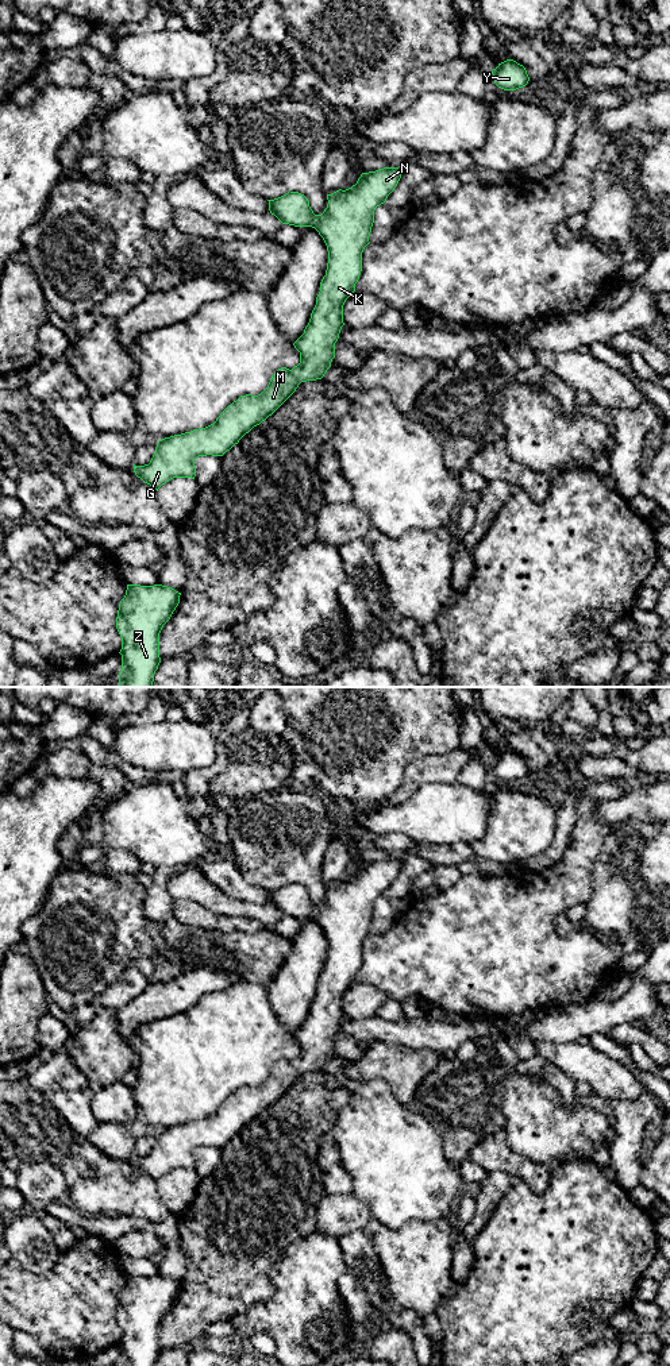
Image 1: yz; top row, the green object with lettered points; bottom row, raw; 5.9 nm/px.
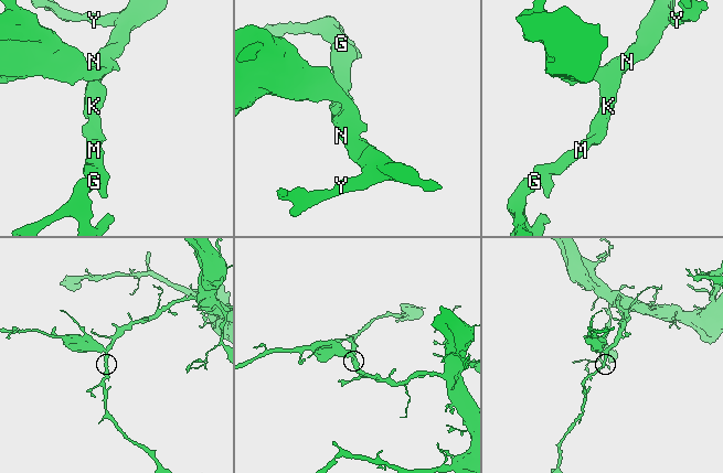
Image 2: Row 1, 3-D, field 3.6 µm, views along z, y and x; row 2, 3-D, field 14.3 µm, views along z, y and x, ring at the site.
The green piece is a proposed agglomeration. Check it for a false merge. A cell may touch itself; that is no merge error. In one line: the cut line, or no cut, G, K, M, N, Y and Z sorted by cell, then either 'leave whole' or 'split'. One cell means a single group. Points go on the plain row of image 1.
cut none; groups G K M N Y Z; leave whole

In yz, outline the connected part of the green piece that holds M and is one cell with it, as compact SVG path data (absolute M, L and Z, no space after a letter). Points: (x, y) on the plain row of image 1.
M401 854L362 864L351 879L327 885L328 895L321 906L315 906L308 890L299 883L289 881L267 891L270 904L282 915L315 919L328 942L316 996L304 1024L293 1034L300 1043L300 1054L292 1061L278 1060L261 1085L240 1087L213 1115L159 1131L149 1155L134 1155L138 1169L157 1182L173 1169L195 1170L199 1147L223 1147L272 1107L301 1073L324 1068L344 1016L343 996L355 983L362 962L362 944L370 934L374 902L394 881L401 865Z

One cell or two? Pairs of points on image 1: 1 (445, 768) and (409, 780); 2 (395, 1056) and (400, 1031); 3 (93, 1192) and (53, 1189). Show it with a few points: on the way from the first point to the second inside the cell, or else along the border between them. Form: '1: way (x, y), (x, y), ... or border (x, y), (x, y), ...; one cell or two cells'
1: way (436, 770), (426, 770), (418, 774); one cell
2: border (369, 1044), (389, 1041), (404, 1046), (428, 1049); two cells
3: border (60, 1168), (68, 1192); two cells

